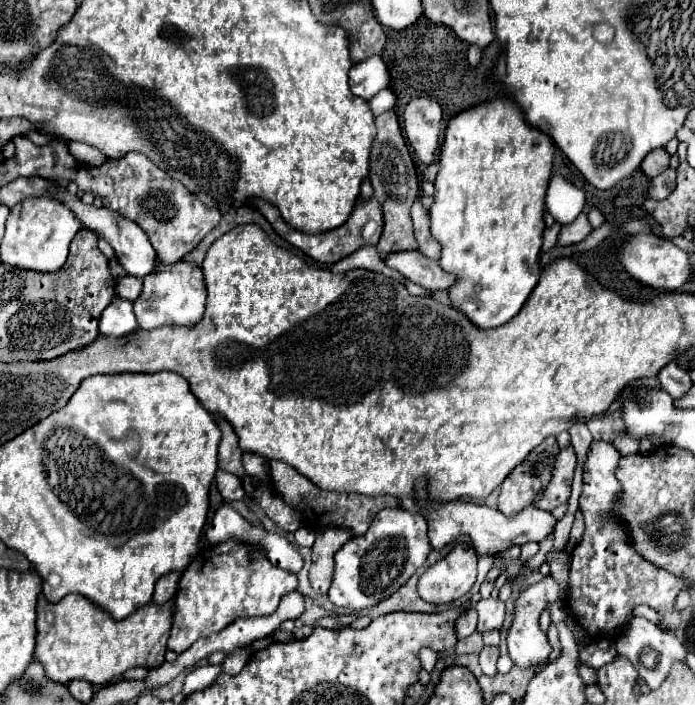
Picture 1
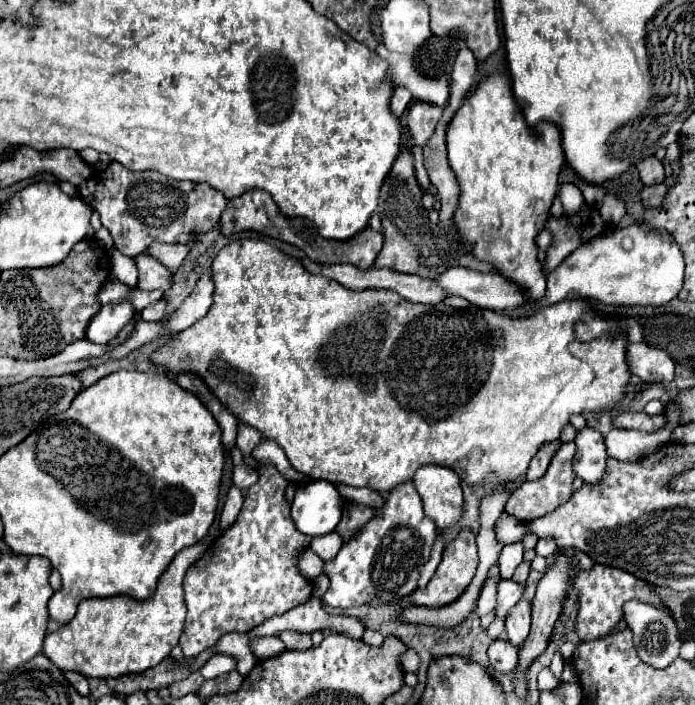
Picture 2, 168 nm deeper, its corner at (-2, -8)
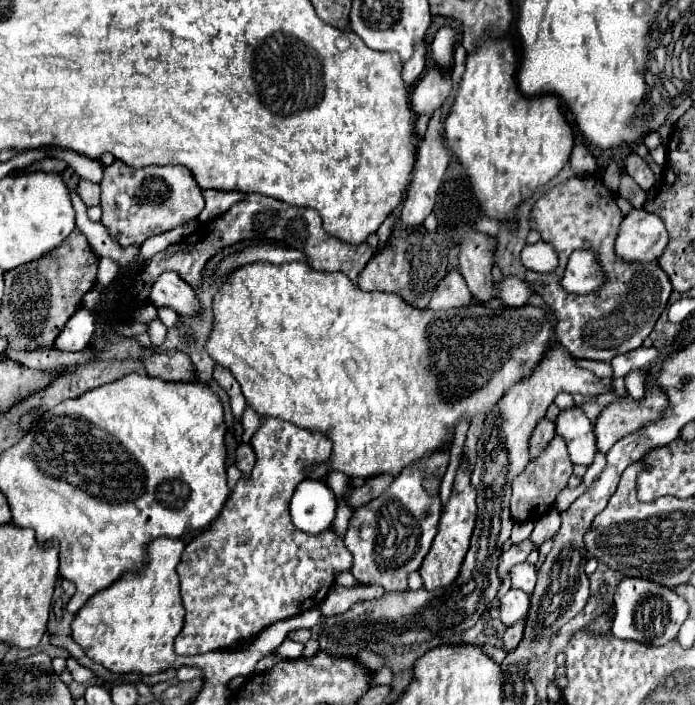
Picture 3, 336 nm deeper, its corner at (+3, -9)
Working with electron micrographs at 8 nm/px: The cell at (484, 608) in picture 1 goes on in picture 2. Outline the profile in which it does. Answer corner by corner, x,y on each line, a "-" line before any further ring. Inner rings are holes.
505,579
503,583
499,583
499,593
497,593
497,617
505,617
507,611
523,597
525,593
525,585
513,581
513,579

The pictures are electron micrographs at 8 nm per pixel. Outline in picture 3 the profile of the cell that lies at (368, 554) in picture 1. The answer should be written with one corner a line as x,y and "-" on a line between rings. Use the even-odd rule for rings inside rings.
444,450
416,462
414,466
408,466
390,484
390,488
382,492
382,496
354,510
348,532
344,536
344,546
350,550
354,558
350,572
358,580
358,584
364,586
378,584
386,592
408,590
408,574
418,570
424,556
428,554
442,514
440,498
424,492
422,474
430,472
430,474
444,476
448,458
450,452

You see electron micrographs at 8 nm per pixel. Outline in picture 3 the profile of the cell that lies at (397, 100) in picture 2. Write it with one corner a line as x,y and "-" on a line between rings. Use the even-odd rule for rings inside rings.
422,42
422,44
418,44
418,46
416,46
416,50
414,50
412,58
410,58
408,62
404,62
404,68
402,68
402,80
404,80
404,84
406,84
406,88
408,88
408,90
410,90
410,88
418,82
418,78
424,74
424,66
426,66
426,52
428,52
426,42

